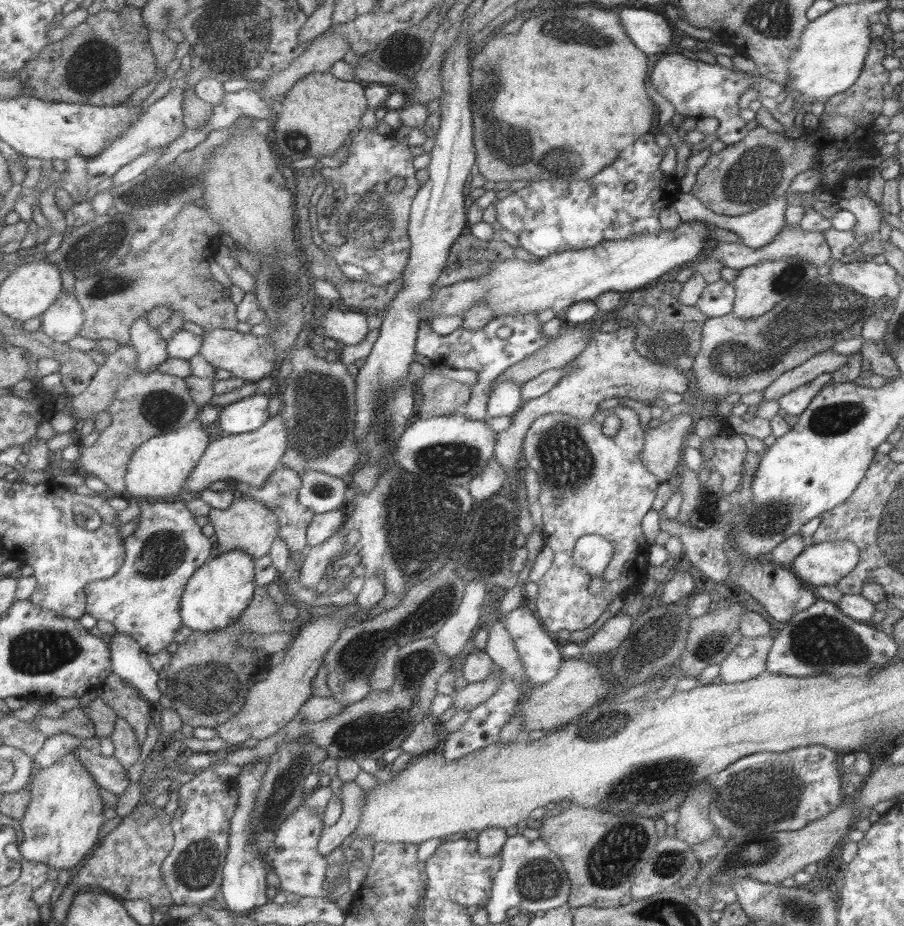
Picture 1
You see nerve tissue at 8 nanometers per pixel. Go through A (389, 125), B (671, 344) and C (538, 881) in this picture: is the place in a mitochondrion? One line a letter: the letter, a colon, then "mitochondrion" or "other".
A: other
B: mitochondrion
C: mitochondrion

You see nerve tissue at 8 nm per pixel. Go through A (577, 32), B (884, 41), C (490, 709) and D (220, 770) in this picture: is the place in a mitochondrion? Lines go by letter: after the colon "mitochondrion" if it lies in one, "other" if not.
A: mitochondrion
B: other
C: other
D: other

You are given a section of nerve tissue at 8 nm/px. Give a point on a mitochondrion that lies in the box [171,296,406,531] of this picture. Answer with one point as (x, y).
(319, 403)

